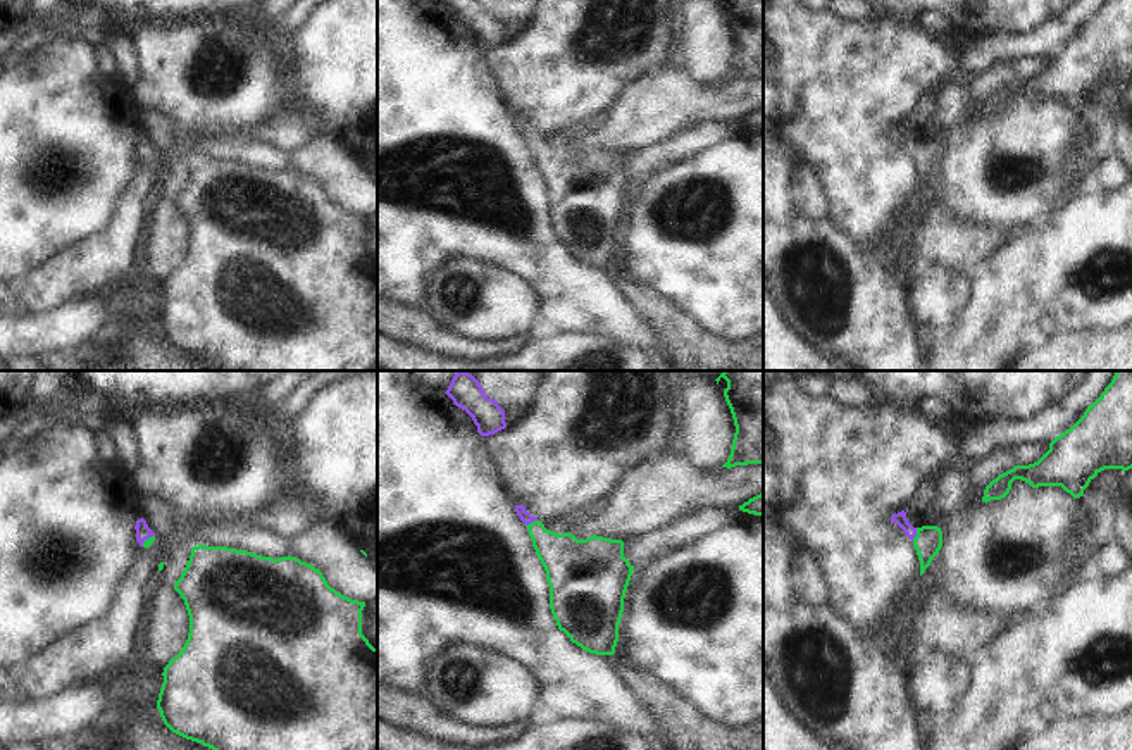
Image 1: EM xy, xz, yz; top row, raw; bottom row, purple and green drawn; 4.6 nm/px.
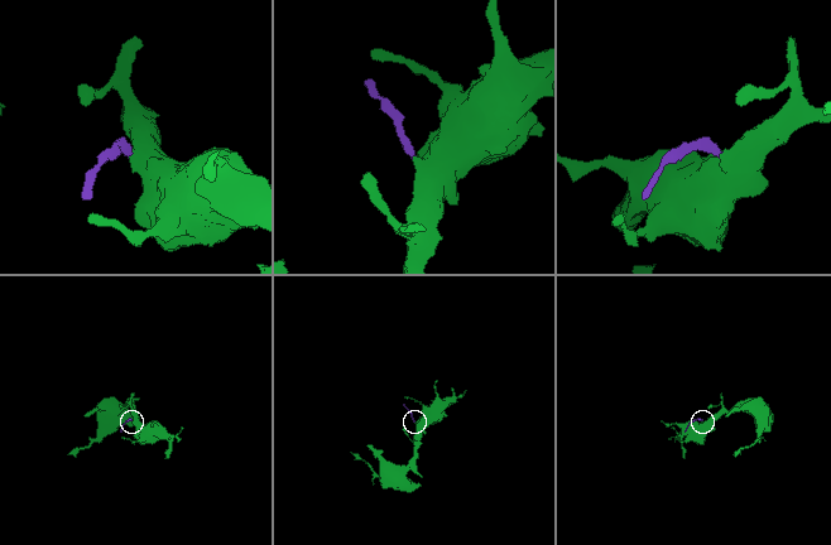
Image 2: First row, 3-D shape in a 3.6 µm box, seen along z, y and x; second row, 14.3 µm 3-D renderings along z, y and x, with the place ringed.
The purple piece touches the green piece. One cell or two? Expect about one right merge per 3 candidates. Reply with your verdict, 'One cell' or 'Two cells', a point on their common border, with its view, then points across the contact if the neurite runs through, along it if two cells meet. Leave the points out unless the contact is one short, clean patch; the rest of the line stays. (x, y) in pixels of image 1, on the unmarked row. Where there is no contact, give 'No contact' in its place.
One cell. Touches purple at yz (915, 149). Path across: yz (900, 131), (915, 149), (927, 156)

